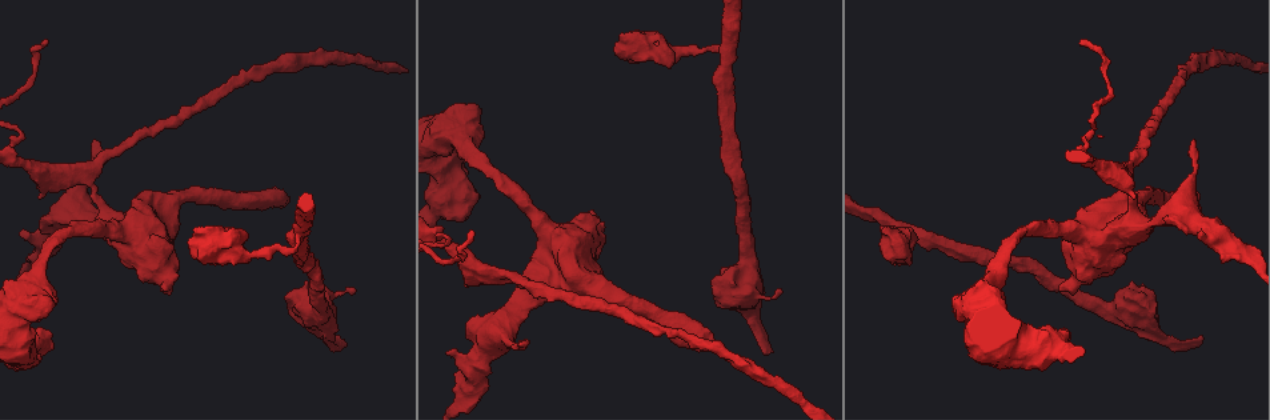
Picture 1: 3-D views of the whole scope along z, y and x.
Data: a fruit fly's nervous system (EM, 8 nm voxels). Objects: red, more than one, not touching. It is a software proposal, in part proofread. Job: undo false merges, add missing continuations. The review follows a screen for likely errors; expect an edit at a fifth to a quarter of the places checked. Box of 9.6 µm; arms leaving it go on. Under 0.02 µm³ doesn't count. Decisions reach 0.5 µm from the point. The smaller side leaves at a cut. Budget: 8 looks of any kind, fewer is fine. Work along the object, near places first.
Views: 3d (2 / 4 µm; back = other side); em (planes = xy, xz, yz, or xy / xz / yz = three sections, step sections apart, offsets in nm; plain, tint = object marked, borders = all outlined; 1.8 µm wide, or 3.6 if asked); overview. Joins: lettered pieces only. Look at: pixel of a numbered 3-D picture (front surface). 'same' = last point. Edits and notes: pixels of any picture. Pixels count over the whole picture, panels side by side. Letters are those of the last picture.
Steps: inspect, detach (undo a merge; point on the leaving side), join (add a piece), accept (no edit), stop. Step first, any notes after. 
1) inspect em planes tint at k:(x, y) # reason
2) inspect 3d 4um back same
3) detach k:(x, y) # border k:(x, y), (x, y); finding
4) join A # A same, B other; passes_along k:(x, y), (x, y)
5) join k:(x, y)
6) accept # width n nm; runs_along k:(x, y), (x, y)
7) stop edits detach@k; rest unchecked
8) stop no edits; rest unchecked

inspect em planes borders at 1:(45, 43) # tapers out

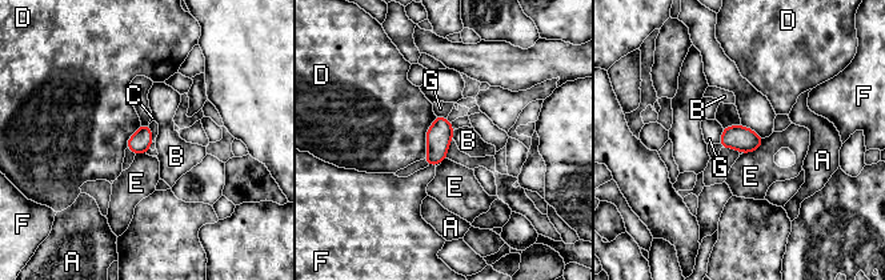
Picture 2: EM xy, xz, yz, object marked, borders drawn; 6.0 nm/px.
accept # A other, B other, C other, D other, E other, F other, G other; border 2:(455, 130), (452, 139); no lettered piece goes on from it

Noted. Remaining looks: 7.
inspect 3d 4um at 1:(779, 288) # free end

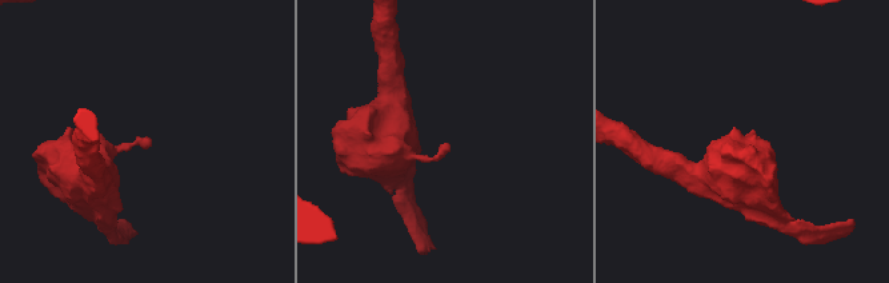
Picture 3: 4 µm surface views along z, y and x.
inspect em xy step 8 borders at 3:(445, 143) # need the tissue

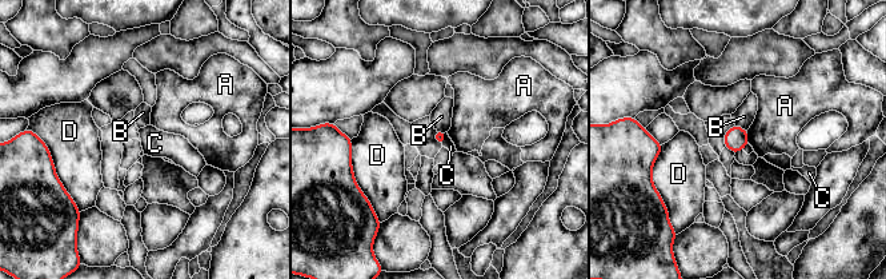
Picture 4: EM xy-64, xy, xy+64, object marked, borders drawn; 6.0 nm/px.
inspect em planes borders same # cut it another way

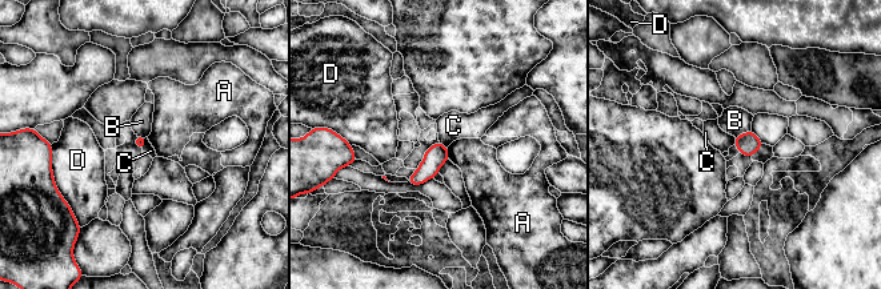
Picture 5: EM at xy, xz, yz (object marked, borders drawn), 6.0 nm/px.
accept # A other, B other, C other, D other; border 5:(145, 137), (143, 151); no lettered piece goes on from it

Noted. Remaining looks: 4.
inspect 3d 4um at 1:(1201, 338) # thin end

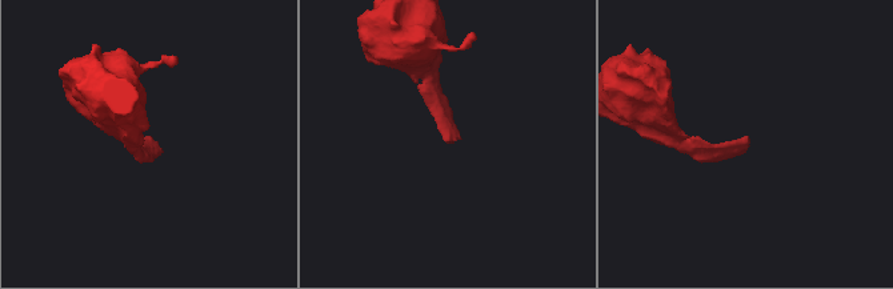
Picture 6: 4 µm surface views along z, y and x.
inspect em xy step 16 tint at 6:(747, 142)

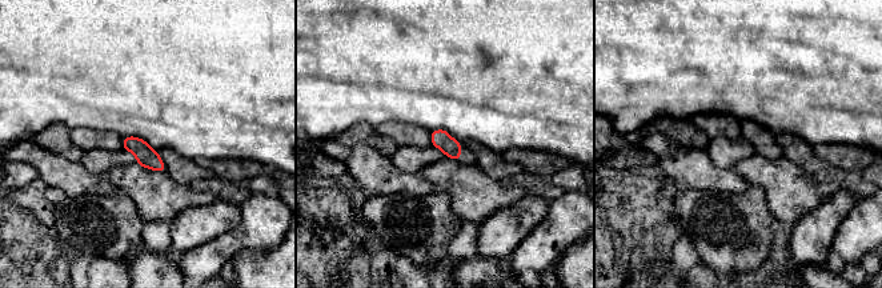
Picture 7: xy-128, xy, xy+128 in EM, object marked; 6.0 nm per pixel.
inspect em planes borders same

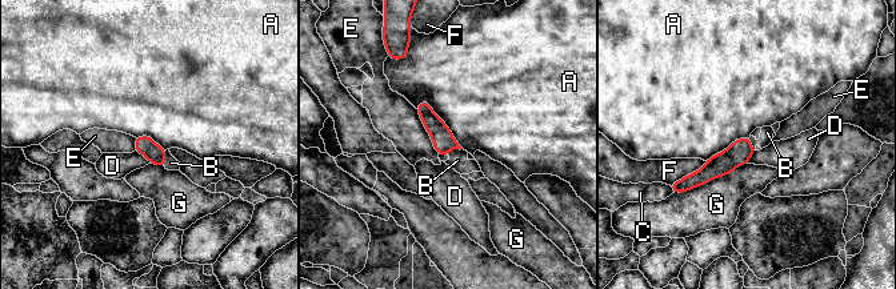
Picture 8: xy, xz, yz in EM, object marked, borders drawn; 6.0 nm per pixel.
join B # A other, B same, C other, D other, E other, F other, G other; passes_along 8:(146, 145), (164, 159), (171, 163); it goes on there

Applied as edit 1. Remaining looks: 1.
stop edits join@8; rest unchecked

